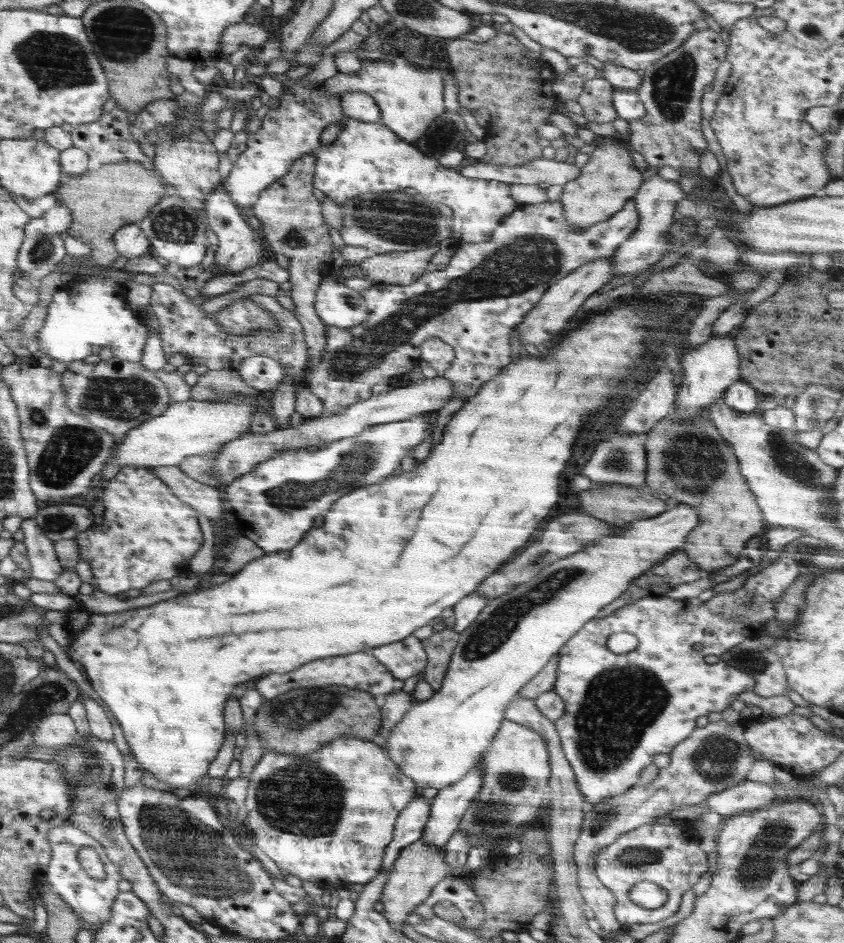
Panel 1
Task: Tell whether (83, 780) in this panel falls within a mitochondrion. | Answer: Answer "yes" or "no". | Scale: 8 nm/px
yes

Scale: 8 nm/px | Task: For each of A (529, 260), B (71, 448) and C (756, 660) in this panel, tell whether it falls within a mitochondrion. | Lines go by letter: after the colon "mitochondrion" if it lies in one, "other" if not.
A: mitochondrion
B: mitochondrion
C: mitochondrion

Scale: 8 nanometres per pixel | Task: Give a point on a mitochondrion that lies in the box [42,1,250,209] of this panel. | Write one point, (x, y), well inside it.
(124, 35)

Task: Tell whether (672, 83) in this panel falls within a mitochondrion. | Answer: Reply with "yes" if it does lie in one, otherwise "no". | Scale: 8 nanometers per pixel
yes

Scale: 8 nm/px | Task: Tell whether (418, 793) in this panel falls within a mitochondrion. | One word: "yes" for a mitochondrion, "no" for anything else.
no

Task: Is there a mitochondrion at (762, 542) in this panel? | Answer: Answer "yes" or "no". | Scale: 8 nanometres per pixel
no

